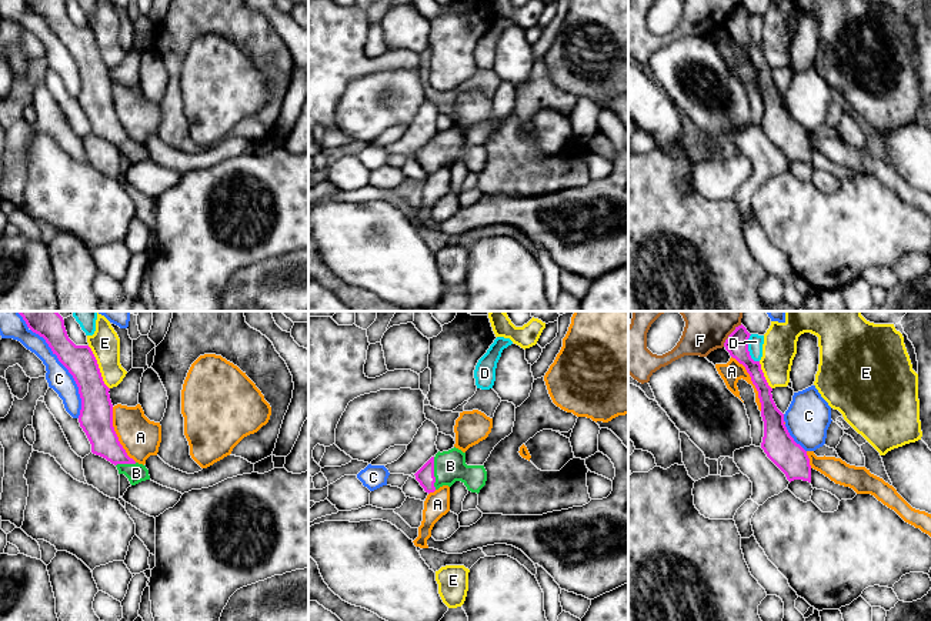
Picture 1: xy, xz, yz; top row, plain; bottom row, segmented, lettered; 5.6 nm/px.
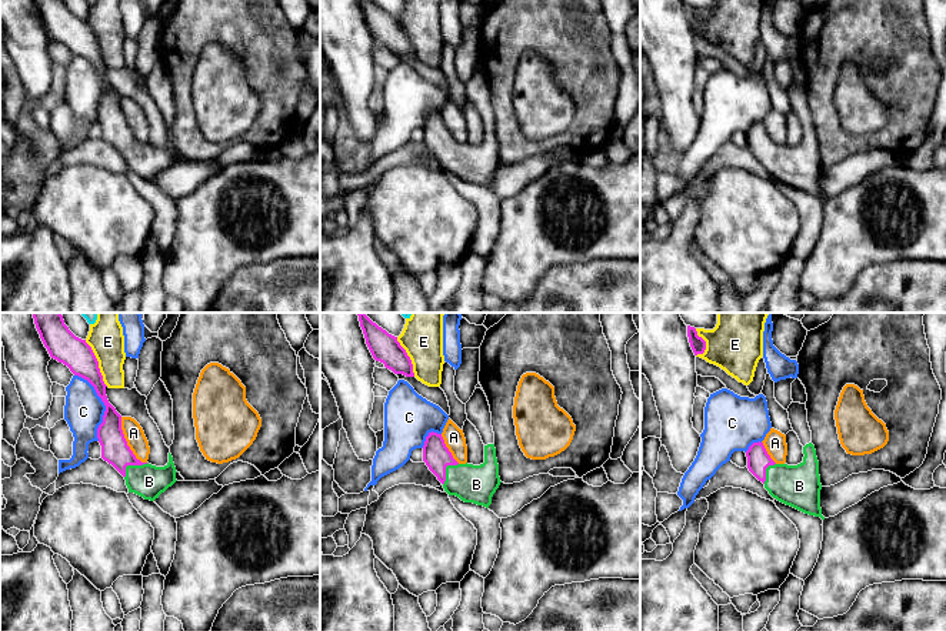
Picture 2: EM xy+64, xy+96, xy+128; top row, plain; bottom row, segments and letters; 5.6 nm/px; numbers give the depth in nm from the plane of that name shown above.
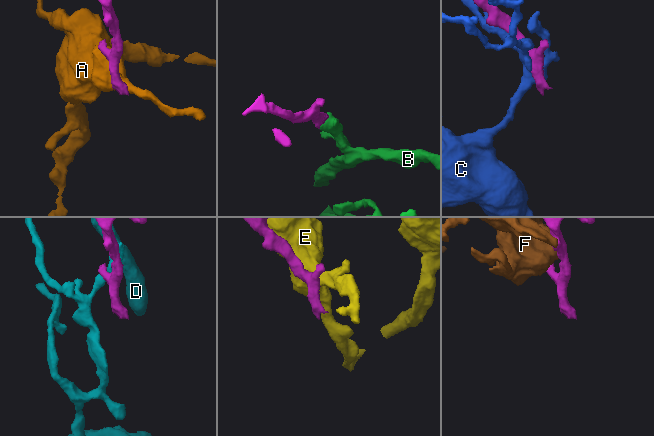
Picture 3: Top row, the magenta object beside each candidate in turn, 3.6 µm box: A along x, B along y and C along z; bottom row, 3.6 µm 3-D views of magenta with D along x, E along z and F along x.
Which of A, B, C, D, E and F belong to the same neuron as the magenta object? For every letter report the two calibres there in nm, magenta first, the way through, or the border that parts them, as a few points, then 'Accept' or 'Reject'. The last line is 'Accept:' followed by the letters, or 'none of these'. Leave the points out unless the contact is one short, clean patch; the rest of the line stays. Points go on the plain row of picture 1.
A: Thickness 130 nm (magenta) against 120 nm. Reject
B: Thickness 100 nm (magenta) against 180 nm. Accept
C: Thickness 170 nm (magenta) against 140 nm. Reject
D: Thickness 130 nm (magenta) against 90 nm. Boundary: yz (751, 14), (748, 19), (748, 34), (758, 42). Reject
E: Thickness 180 nm (magenta) against 170 nm. Reject
F: Thickness 130 nm (magenta) against 200 nm. Reject
Accept: B

